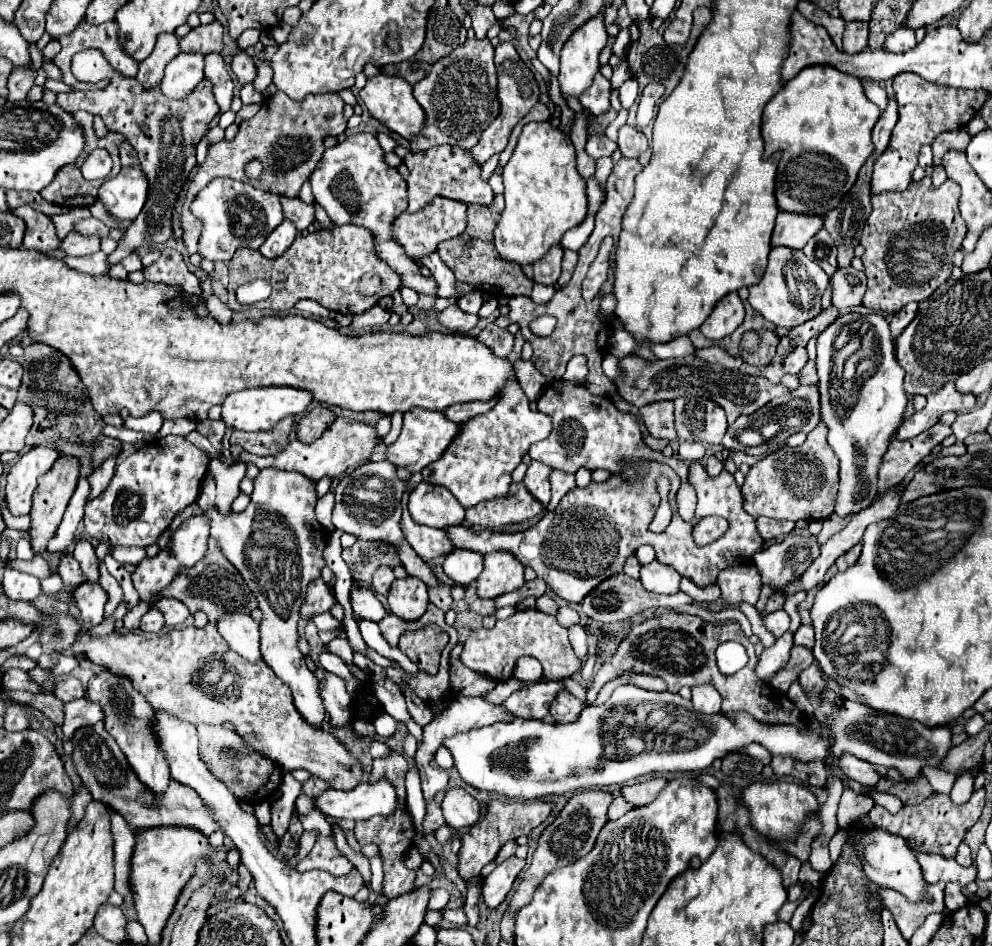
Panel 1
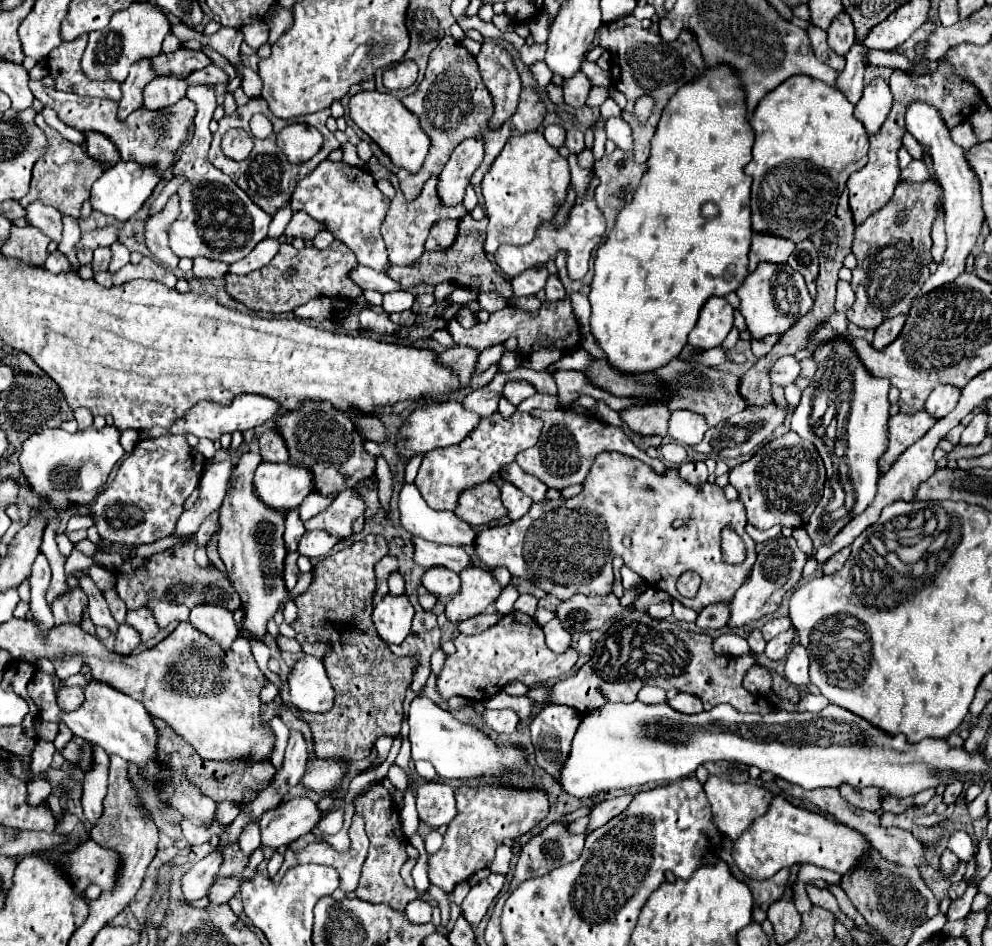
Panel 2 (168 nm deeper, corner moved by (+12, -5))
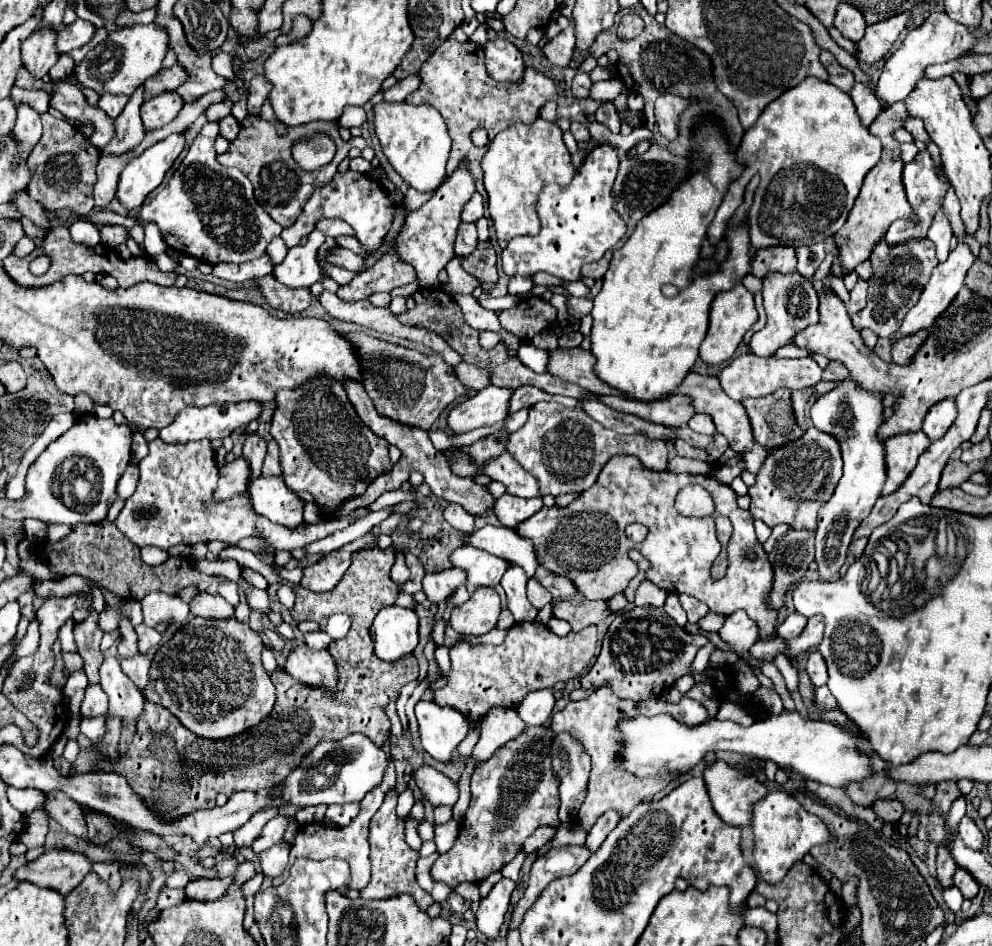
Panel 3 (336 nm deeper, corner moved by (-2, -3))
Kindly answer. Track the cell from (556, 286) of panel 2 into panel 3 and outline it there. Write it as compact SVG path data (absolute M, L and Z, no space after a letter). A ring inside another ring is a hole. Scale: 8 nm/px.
M596 280L587 297L573 297L573 295L567 295L567 309L569 309L569 315L573 315L575 319L581 319L583 315L589 315L591 309L593 309L593 300L601 290L601 287L602 280Z

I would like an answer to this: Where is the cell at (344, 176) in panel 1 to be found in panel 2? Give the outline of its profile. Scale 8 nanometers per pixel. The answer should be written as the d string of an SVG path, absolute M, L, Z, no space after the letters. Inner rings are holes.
M329 159L323 161L313 171L313 175L301 179L291 197L291 209L293 213L305 211L313 219L325 223L327 229L333 233L333 237L345 243L355 253L361 265L367 265L375 271L387 269L389 257L379 227L389 209L389 199L377 189L375 179L369 175L367 169L347 165L345 161L339 163L333 163Z

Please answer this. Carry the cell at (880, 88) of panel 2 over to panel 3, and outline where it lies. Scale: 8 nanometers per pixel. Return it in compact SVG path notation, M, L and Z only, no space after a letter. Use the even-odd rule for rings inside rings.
M933 13L927 17L922 25L909 31L903 45L899 47L897 53L893 53L879 77L879 83L875 87L875 97L881 103L881 107L889 107L899 99L907 99L907 95L915 89L915 83L923 77L923 71L927 65L935 63L947 63L963 53L969 53L975 45L975 29L967 29L961 23L955 23L946 15L946 13Z

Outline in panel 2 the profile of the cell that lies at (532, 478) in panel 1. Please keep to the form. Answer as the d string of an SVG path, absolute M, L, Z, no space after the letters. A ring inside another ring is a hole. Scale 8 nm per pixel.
M503 483L503 487L501 487L501 501L505 503L509 519L523 517L529 511L531 503L533 503L527 495L523 495L523 491L513 487L511 483Z

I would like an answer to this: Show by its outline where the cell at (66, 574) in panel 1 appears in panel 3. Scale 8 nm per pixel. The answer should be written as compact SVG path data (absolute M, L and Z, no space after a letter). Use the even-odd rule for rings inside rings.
M91 611L87 615L85 621L75 623L75 643L79 647L79 655L85 661L85 675L89 677L89 683L97 683L99 681L99 667L103 663L103 653L99 651L99 643L103 637L103 631L97 623L99 613Z

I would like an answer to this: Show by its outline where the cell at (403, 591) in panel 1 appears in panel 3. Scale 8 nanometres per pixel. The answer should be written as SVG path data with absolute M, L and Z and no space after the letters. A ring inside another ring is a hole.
M399 605L385 607L377 613L371 637L375 641L375 655L383 661L397 661L413 653L419 643L419 617L413 609Z

